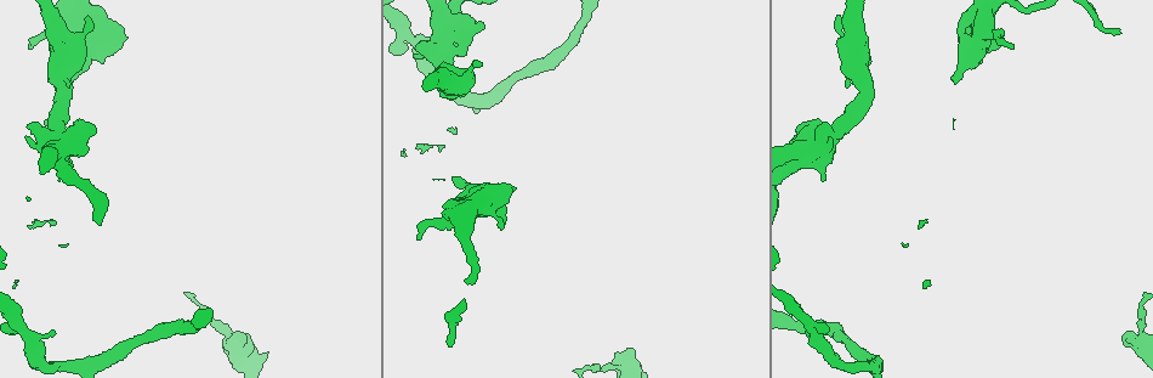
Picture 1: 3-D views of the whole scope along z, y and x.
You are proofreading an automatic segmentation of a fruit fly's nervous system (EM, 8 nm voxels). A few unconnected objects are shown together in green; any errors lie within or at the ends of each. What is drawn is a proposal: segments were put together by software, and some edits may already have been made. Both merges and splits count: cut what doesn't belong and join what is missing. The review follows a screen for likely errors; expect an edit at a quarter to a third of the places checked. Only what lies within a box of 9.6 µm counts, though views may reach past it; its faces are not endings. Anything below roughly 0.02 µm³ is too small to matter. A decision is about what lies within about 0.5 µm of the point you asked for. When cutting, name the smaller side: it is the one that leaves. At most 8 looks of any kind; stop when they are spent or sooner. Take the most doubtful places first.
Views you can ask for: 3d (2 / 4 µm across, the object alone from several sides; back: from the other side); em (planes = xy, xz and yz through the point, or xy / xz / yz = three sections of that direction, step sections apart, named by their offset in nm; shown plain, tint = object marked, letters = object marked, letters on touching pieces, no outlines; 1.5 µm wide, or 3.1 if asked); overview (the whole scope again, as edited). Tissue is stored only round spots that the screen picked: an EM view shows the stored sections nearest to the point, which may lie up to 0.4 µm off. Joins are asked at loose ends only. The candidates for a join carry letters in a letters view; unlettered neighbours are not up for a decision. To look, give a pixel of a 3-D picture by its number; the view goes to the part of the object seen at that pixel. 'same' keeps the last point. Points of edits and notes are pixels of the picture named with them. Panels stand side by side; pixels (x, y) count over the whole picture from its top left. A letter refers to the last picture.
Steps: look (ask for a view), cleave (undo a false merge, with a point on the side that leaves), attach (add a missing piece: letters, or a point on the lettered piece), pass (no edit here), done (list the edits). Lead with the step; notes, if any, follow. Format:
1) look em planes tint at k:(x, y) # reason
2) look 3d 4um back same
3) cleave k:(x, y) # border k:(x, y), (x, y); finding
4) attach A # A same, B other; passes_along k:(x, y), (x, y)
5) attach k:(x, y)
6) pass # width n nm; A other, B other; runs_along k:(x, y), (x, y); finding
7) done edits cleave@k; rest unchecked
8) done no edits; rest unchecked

look em yz step 8 tint at 1:(1012, 48) # thin end

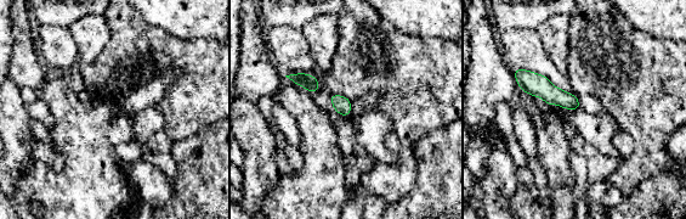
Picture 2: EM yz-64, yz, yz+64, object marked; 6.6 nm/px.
look em planes tint same # cut it another way

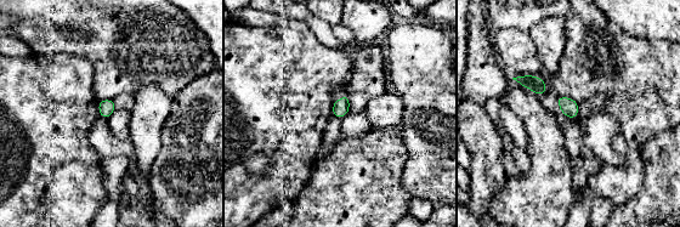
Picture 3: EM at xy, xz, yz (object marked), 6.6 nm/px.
look em planes letters same # see the neighbours

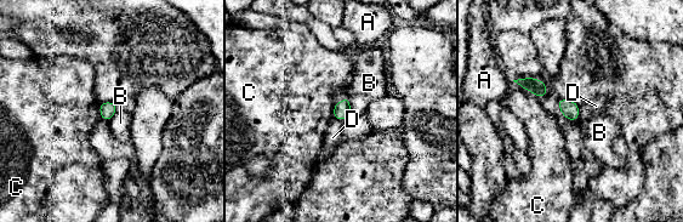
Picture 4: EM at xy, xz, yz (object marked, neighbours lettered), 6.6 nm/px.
pass # A other, B other, C other, D other; border 4:(347, 96), (349, 114); none of them fits

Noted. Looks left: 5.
look 3d 2um at 1:(630, 349) # thick end

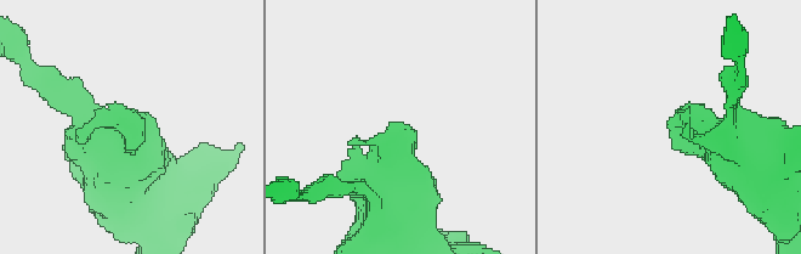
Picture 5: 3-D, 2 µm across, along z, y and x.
look em planes letters at 5:(121, 124) # shape alone is not enough

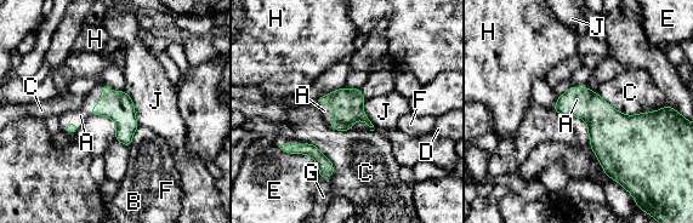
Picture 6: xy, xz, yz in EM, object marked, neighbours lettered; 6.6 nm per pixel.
attach A # A same, B other, C other, D other, E other, F other, G other, H other, J other; the cell continues

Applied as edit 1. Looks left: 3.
look overview # see it whole again

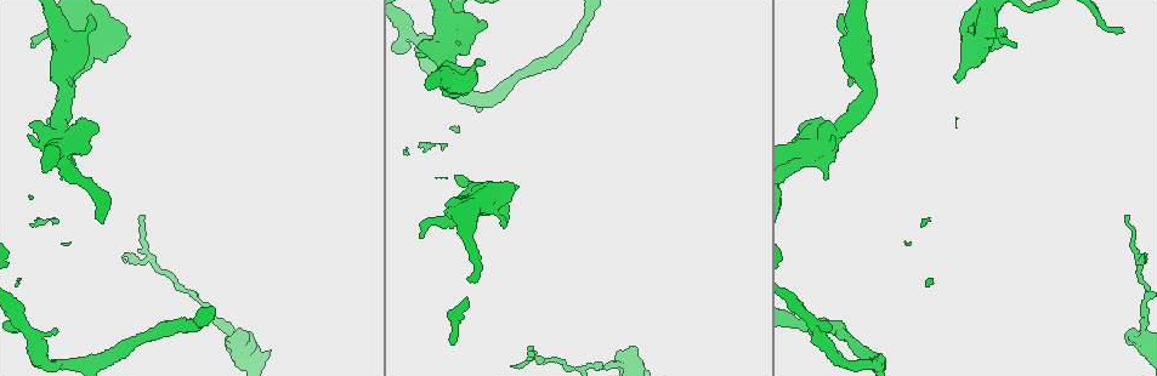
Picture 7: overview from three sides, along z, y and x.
look em xz step 8 tint at 7:(465, 50) # an open end

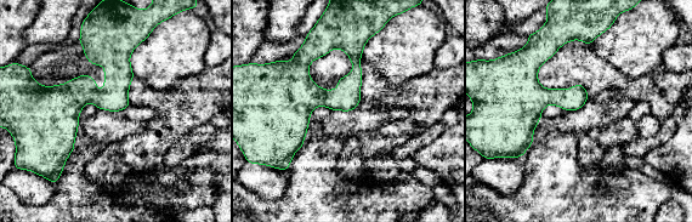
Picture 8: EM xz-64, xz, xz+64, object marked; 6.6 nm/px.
look em planes letters same # cut it another way

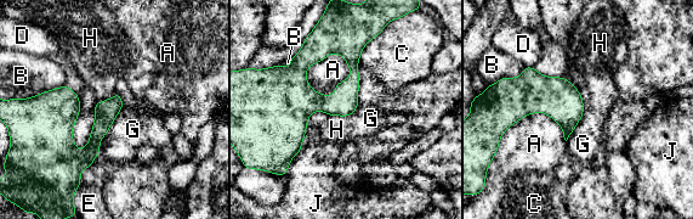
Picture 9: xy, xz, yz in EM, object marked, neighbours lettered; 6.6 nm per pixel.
cleave 9:(333, 108) # longest_contact G 360 nm; A other, B other, C other, D other, E other, G other, H other, J other; two cells meet here

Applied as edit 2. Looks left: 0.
done edits attach@6, cleave@9; rest unchecked

